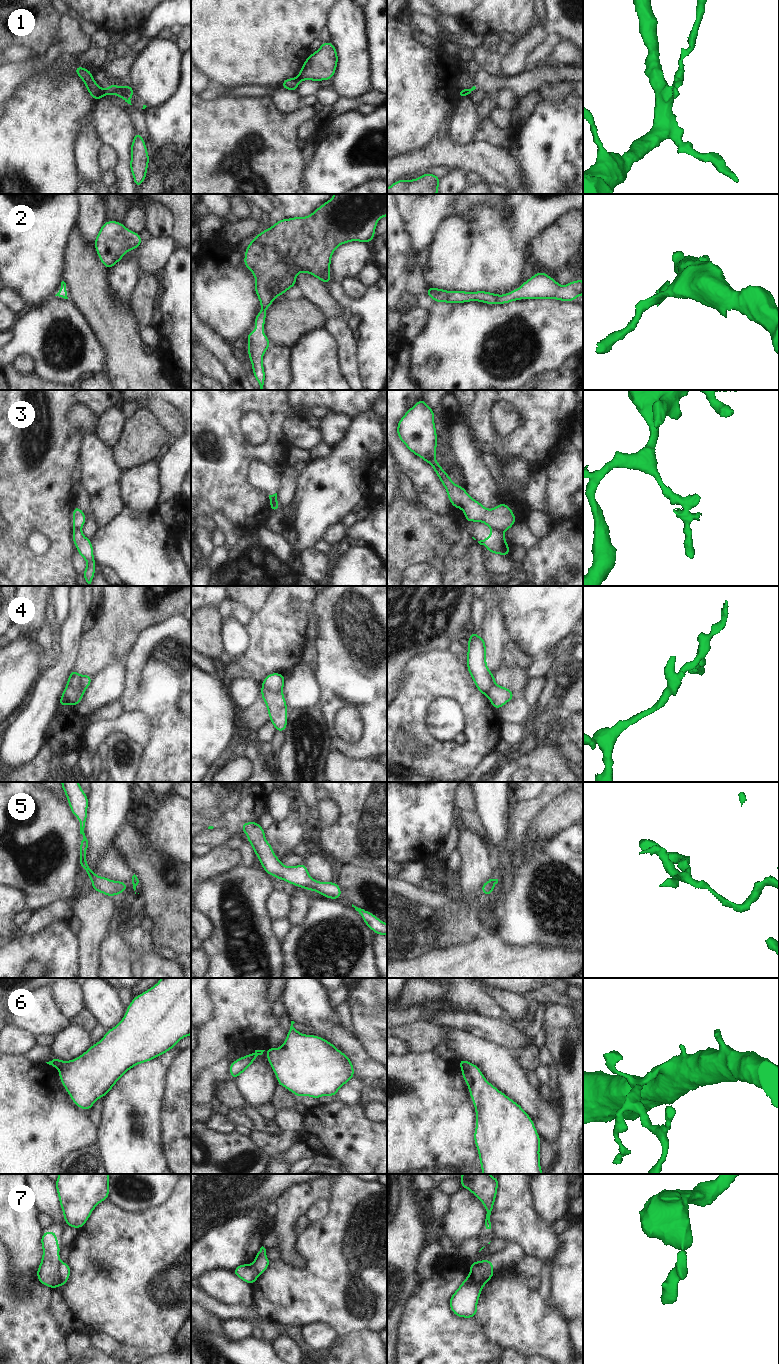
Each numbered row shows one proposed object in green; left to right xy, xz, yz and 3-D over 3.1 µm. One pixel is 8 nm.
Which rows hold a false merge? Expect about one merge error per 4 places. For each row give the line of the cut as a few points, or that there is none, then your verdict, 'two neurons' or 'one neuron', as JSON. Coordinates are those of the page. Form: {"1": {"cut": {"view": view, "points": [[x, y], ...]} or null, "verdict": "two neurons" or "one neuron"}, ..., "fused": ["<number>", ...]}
{"1": {"cut": {"view": "xy", "points": [[102, 90], [104, 95]]}, "verdict": "two neurons"}, "2": {"cut": null, "verdict": "one neuron"}, "3": {"cut": {"view": "yz", "points": [[490, 527], [501, 532]]}, "verdict": "two neurons"}, "4": {"cut": {"view": "xz", "points": [[262, 686], [269, 693], [275, 693], [282, 689]]}, "verdict": "two neurons"}, "5": {"cut": null, "verdict": "one neuron"}, "6": {"cut": null, "verdict": "one neuron"}, "7": {"cut": {"view": "xy", "points": [[61, 1263], [59, 1266], [59, 1285]]}, "verdict": "two neurons"}, "fused": ["1", "3", "4", "7"]}

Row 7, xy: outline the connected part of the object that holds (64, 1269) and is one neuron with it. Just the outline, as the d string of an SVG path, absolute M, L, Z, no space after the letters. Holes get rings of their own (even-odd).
M61 1263L59 1266L59 1274L60 1274L60 1286L64 1286L70 1276L70 1266L68 1263Z

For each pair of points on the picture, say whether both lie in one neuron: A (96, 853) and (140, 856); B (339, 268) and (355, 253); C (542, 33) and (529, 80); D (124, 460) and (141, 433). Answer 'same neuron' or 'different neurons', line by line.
A: different neurons
B: same neuron
C: different neurons
D: same neuron

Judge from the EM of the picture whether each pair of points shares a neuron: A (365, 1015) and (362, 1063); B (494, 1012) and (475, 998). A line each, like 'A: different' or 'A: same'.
A: different
B: same

